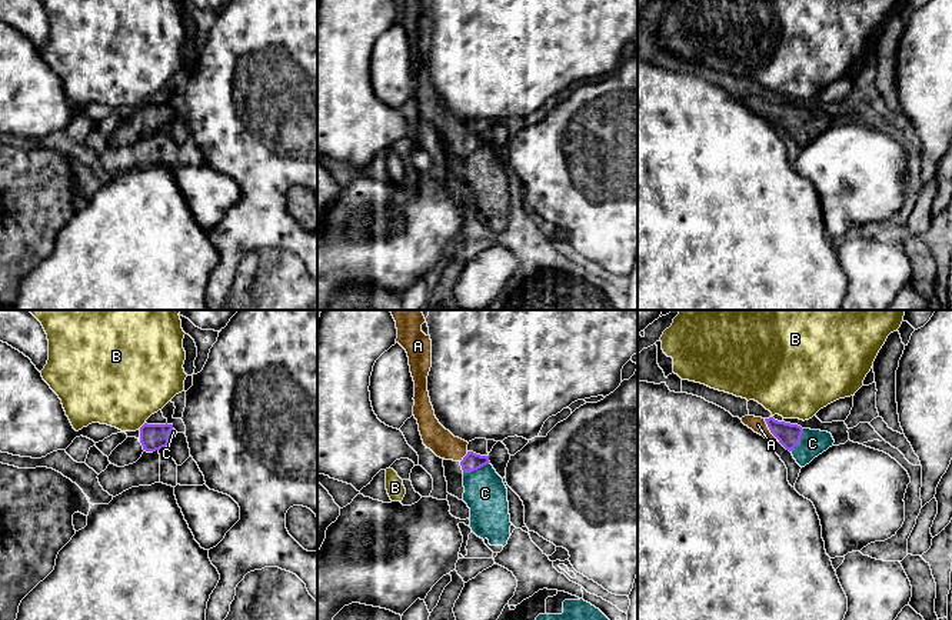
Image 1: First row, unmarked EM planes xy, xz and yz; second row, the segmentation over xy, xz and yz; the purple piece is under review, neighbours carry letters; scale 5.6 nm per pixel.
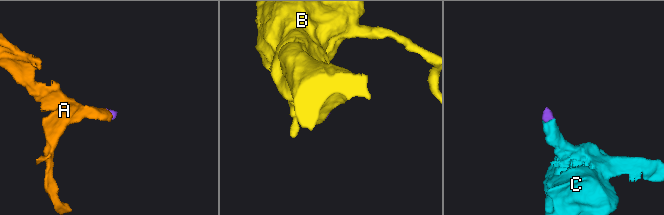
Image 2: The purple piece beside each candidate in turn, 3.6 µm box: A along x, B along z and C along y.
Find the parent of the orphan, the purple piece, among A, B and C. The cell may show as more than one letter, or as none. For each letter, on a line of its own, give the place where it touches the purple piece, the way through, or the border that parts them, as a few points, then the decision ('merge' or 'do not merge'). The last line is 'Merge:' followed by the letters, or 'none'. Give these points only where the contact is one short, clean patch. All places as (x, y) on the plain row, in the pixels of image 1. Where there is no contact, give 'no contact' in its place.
A: yz (769, 109) | across yz (788, 114), (769, 109), (758, 104) | merge
B: xy (143, 104) | along xy (145, 102), (139, 107) | do not merge
C: xz (476, 149) | across xz (470, 142), (476, 149), (485, 173) | merge
Merge: A, C

